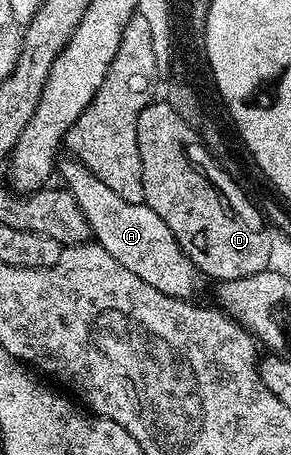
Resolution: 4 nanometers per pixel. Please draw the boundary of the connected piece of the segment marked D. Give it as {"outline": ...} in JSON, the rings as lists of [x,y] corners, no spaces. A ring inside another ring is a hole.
{"outline":[[[152,100],[141,111],[137,119],[137,147],[141,155],[141,183],[145,187],[145,204],[157,211],[161,219],[165,219],[165,227],[173,231],[177,243],[204,278],[211,277],[215,281],[241,279],[245,275],[257,275],[257,271],[265,271],[272,264],[271,237],[267,234],[269,225],[264,214],[255,210],[254,203],[226,173],[228,170],[216,161],[199,135],[193,133],[193,127],[185,123],[165,100]]]}

